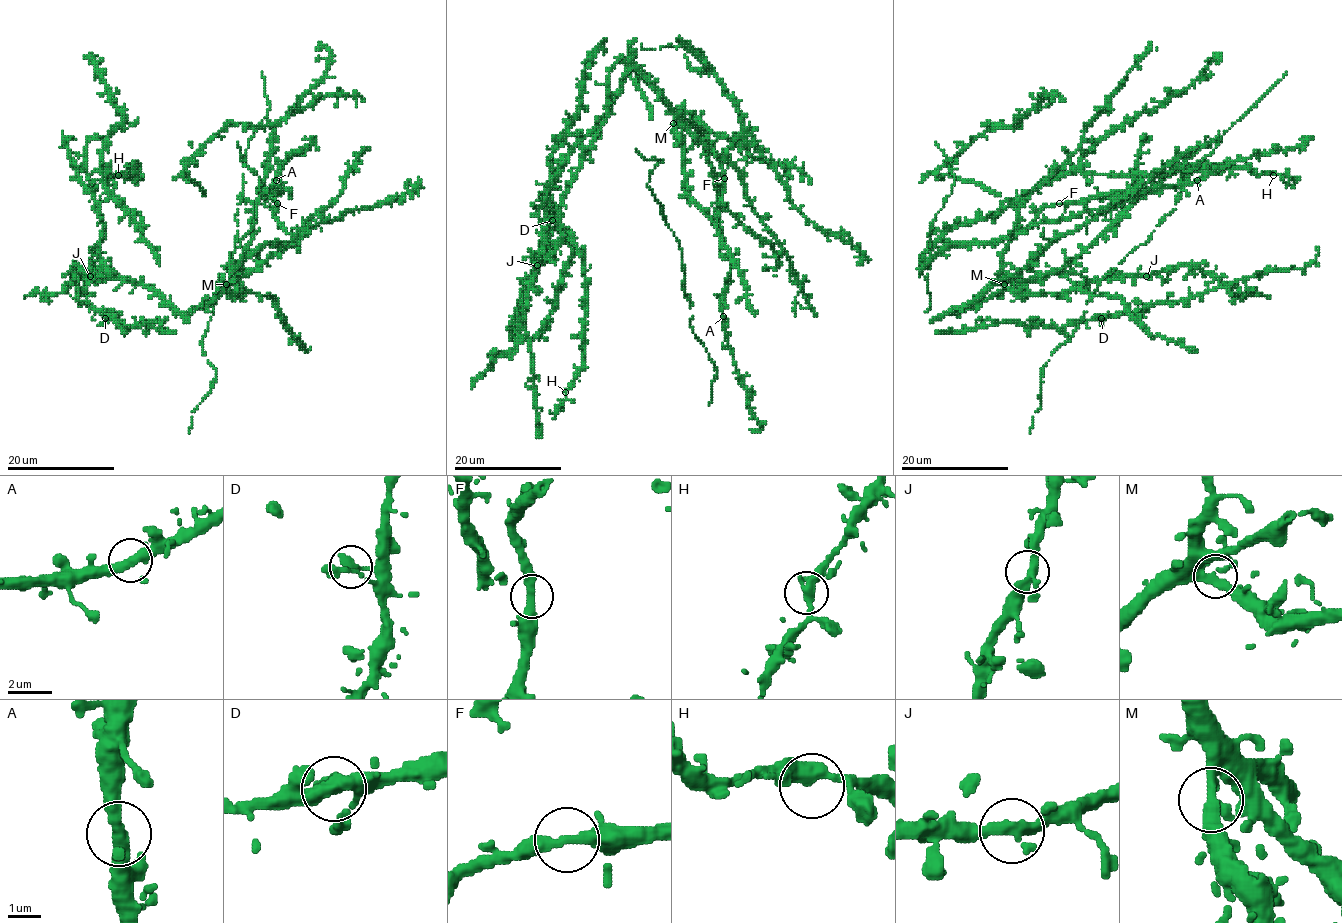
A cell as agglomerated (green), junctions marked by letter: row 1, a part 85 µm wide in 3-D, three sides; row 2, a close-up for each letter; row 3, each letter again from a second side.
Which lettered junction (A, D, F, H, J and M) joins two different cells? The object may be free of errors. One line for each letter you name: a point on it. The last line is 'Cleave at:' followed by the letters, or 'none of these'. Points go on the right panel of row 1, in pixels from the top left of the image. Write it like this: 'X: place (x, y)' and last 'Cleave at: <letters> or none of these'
Cleave at: none of these

